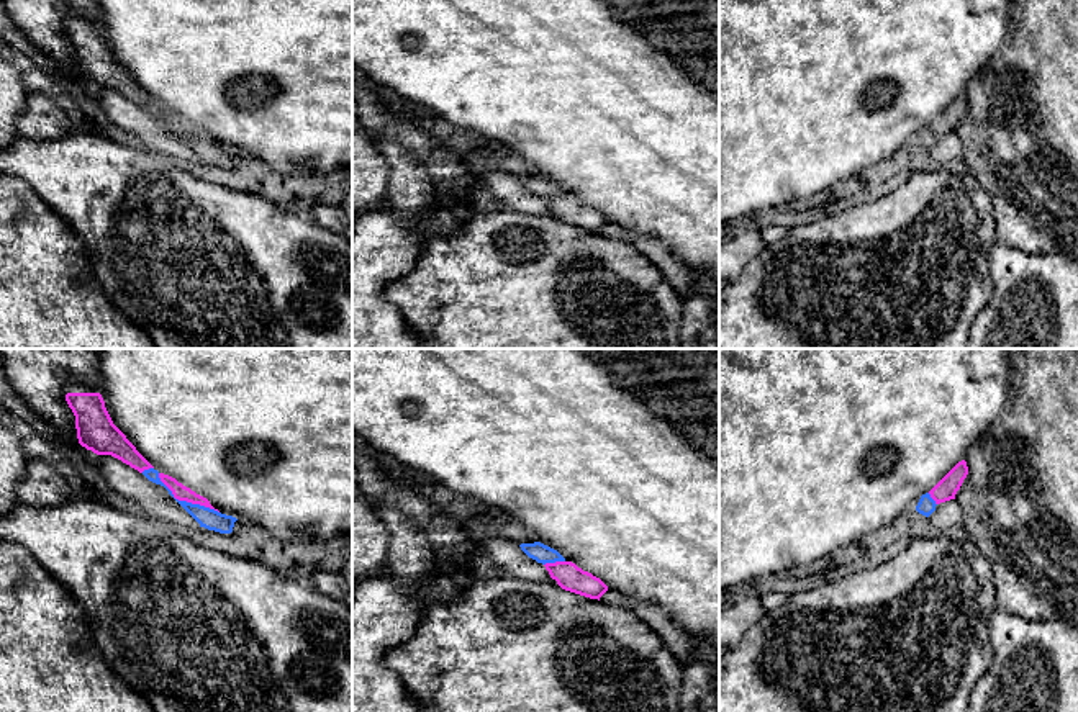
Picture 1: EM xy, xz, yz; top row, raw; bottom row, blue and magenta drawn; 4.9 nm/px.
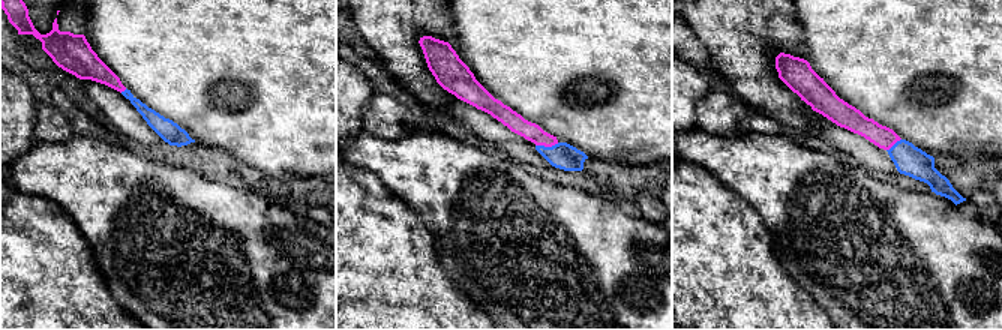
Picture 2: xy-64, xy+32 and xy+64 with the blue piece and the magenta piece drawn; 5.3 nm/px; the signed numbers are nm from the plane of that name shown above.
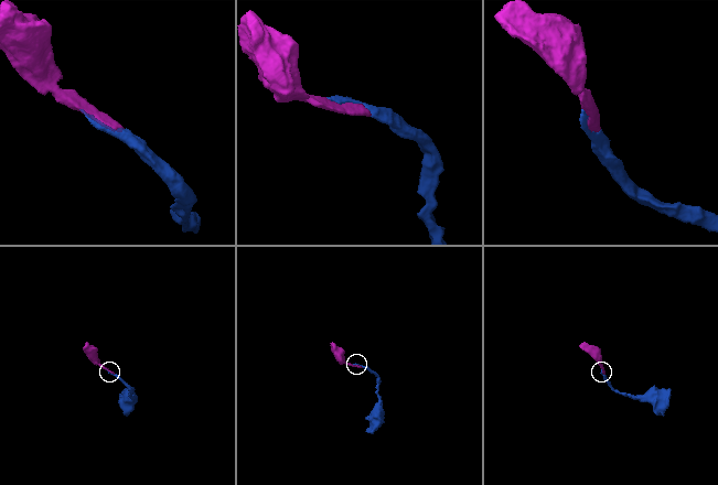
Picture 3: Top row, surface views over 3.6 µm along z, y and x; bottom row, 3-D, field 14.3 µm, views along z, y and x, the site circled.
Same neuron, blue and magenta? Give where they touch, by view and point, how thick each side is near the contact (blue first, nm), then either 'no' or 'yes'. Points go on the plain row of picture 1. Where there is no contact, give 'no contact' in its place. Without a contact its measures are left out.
xy (185, 135) | 100/80 nm | yes

